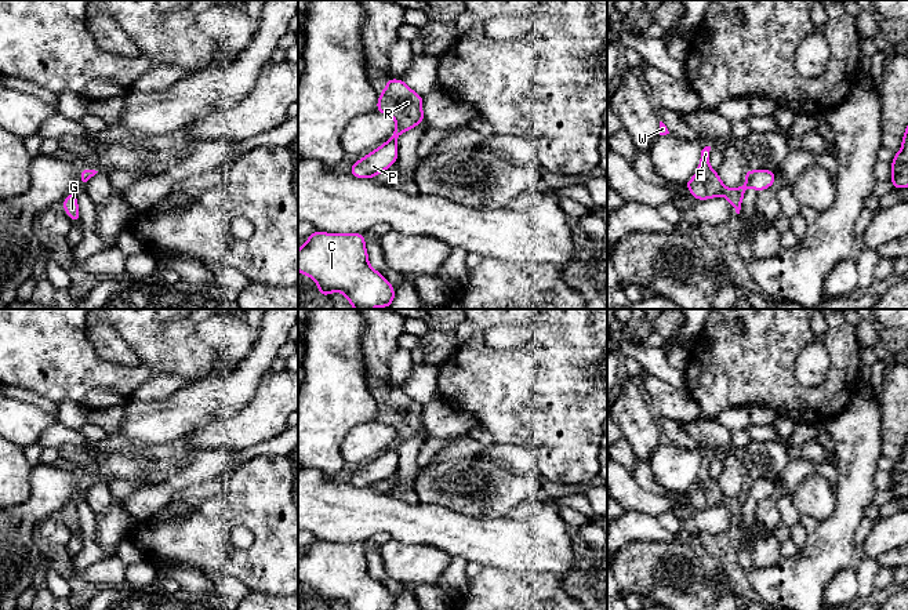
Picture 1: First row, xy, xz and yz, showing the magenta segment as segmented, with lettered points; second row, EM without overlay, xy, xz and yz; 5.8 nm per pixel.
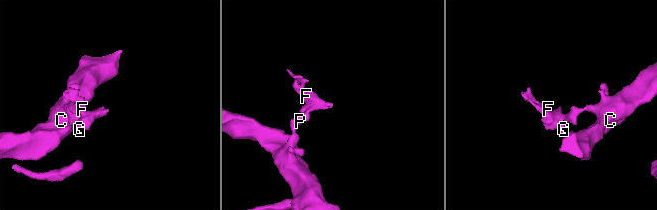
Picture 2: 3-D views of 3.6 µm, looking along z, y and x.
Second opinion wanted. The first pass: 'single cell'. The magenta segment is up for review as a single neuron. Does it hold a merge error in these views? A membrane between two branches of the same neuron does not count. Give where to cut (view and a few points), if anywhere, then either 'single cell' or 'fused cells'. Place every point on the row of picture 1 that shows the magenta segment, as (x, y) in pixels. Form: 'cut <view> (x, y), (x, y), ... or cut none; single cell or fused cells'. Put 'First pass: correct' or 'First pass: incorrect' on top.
First pass: incorrect
cut xz (391, 138), (393, 140); fused cells

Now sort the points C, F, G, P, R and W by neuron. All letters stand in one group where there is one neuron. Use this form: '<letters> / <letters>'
C P / F G R W

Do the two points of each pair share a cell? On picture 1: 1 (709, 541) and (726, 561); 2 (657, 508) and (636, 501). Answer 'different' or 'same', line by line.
1: same
2: same

